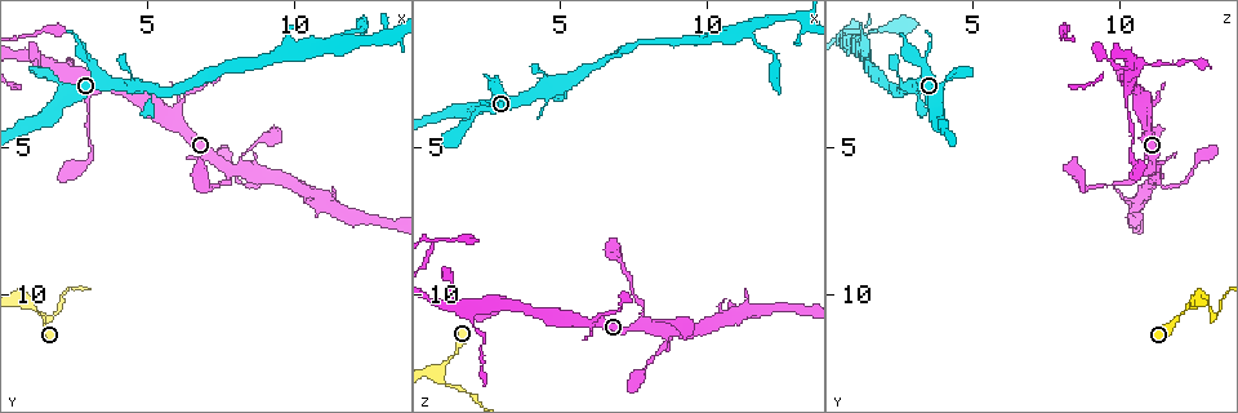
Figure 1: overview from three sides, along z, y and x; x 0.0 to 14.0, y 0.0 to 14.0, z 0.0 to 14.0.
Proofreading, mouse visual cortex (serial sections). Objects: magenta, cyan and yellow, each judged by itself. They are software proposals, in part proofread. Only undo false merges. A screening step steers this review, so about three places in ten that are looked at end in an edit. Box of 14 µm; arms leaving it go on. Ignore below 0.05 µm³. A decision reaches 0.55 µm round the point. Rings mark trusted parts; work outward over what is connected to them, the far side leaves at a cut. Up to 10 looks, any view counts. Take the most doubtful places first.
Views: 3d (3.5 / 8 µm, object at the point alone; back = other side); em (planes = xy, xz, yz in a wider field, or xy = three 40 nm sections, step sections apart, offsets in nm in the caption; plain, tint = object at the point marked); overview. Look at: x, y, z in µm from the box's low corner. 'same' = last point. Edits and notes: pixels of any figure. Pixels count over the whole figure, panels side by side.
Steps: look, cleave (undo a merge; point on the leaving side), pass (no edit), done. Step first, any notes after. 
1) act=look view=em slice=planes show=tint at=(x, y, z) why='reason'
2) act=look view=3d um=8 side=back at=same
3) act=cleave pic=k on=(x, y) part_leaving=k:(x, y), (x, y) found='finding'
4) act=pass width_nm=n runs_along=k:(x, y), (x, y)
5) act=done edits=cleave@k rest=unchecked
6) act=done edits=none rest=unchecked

act=look view=3d um=3.5 at=(1.4, 10.7, 13.2) why='calibre changes'

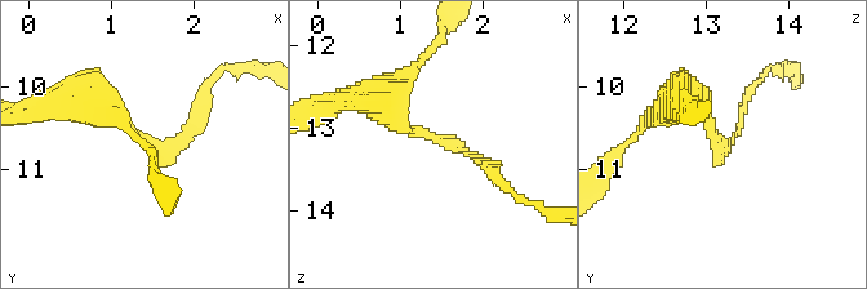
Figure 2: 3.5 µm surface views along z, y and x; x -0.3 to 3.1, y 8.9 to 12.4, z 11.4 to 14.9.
act=look view=em slice=planes show=plain at=(1.40, 10.65, 13.10) arm_widths_nm=100,400

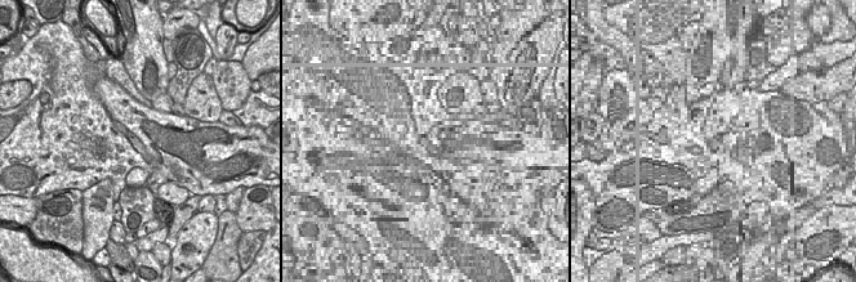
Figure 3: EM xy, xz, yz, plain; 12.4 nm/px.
act=look view=em slice=planes show=tint at=same why='where the object lies'

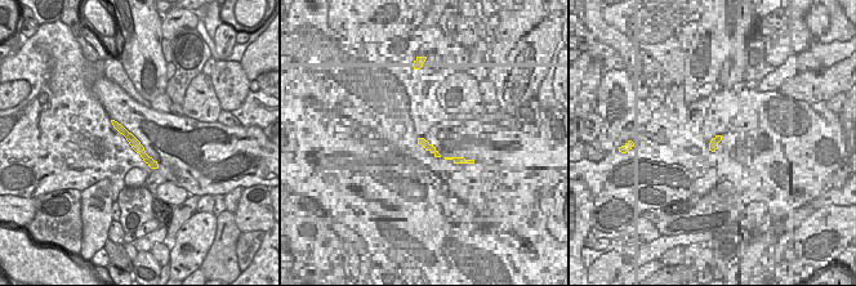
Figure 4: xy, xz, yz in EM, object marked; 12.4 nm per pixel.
act=pass runs_along=4:(116, 125), (155, 165) found='all the same cell'

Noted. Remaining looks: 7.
act=look view=3d um=3.5 at=(8.8, 6.2, 11.2) why='calibre changes'

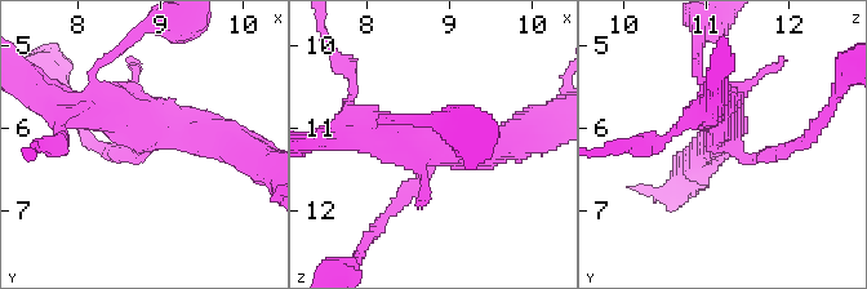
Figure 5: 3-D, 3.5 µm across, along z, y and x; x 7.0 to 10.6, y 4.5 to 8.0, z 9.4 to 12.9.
act=look view=em slice=xy step=1 show=tint at=(8.85, 6.20, 11.30) arms=3 arm_widths_nm=200,400,450 why='need the tissue'

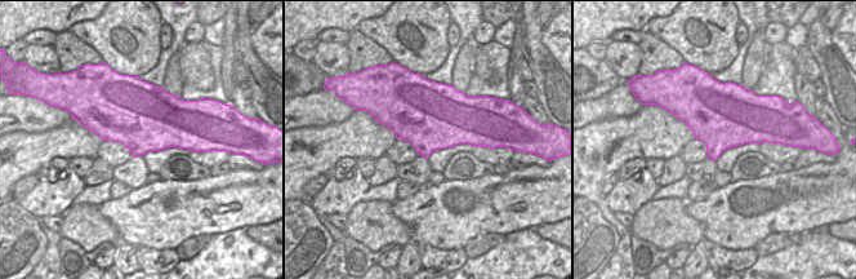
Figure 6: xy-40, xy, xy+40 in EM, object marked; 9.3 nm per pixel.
act=pass runs_along=5:(711, 110), (743, 158), (790, 146) found='all the same cell'

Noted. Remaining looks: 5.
act=look view=3d um=3.5 at=(5.9, 4.1, 10.9) why='sudden change in width'

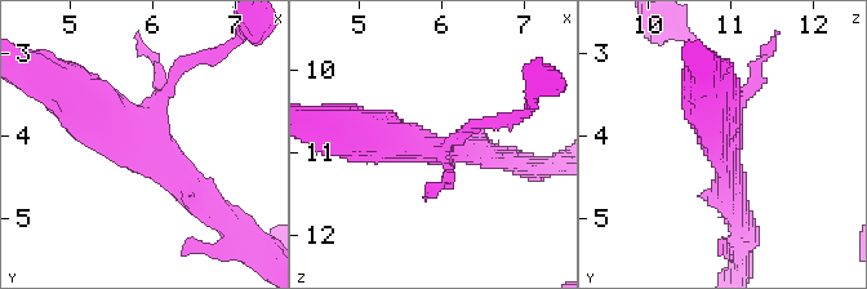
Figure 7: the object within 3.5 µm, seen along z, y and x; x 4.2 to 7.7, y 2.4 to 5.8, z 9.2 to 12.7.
act=look view=em slice=xy step=2 show=tint at=(5.90, 4.05, 10.95) why='shape alone is not enough'

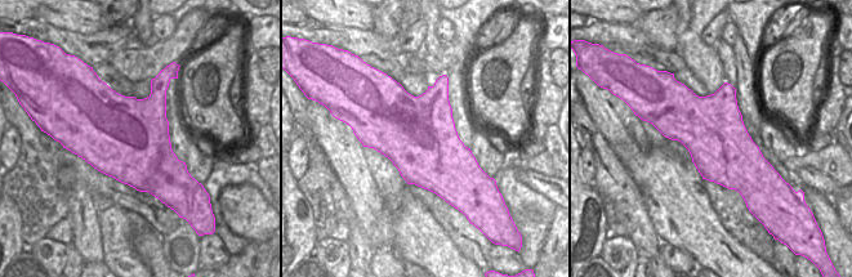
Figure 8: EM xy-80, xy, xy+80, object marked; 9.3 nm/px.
act=pass runs_along=7:(209, 204), (146, 137), (75, 93) found='continuous, no second cell'

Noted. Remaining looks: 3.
act=look view=3d um=3.5 at=(2.0, 2.1, 11.0) why='thick turns thin'

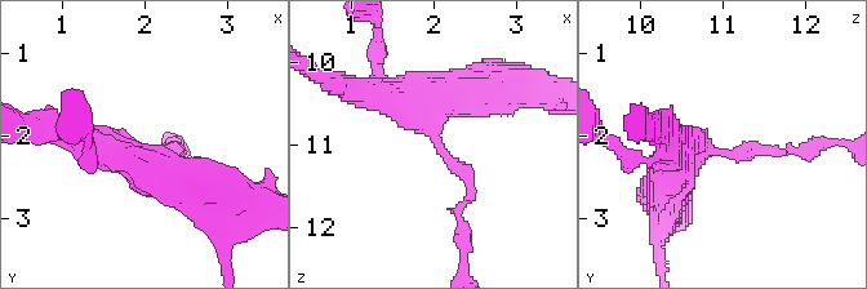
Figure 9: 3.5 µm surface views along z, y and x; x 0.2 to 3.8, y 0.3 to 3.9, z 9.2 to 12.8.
act=look view=em slice=xy step=1 show=tint at=(2.10, 2.20, 11.00) arms=3 arm_widths_nm=150,400,500

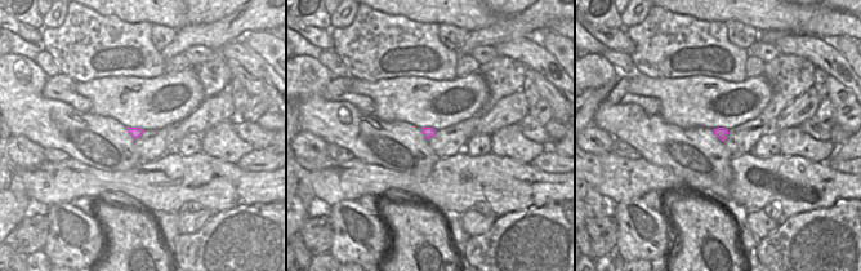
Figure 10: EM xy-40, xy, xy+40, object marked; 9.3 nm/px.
act=cleave pic=9 on=(763, 150) part_leaving=9:(730, 151), (813, 151), (832, 143) found='a second cell is stuck on'

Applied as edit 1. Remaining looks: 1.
act=done edits=cleave@9 rest=unchecked

